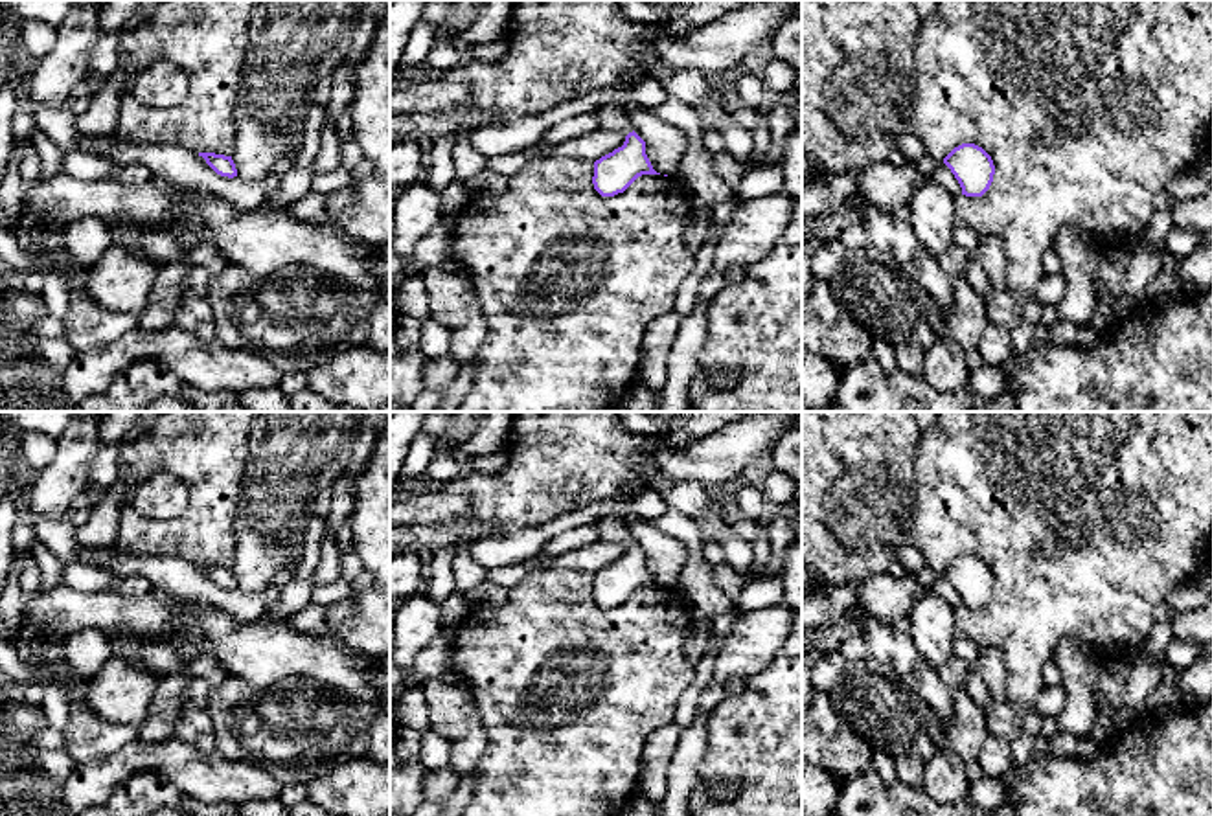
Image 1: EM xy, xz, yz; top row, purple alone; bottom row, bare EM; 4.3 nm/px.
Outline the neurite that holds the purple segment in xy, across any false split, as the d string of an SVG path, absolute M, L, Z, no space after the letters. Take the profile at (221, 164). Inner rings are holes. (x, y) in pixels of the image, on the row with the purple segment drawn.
M199 153L206 160L206 164L221 176L234 178L237 176L235 164L232 156L215 154L215 153Z

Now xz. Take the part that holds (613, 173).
M605 103L600 108L600 129L618 130L625 136L622 147L594 162L594 189L601 197L623 193L642 175L660 175L653 169L646 142L633 130L622 105Z

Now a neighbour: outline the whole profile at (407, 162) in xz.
M406 140L390 145L390 195L417 184L425 175L425 154L417 142Z

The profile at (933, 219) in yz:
M927 178L914 189L909 210L909 222L920 246L938 257L953 244L955 197L945 187Z

